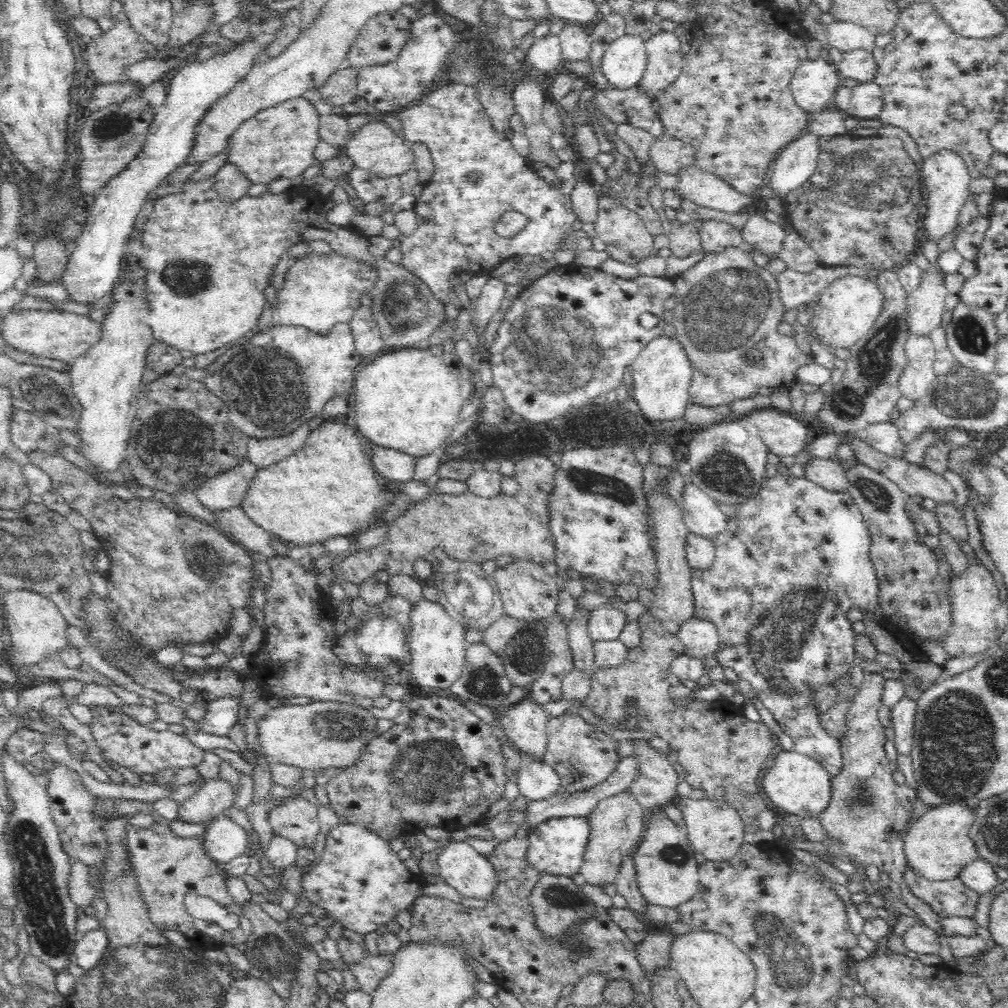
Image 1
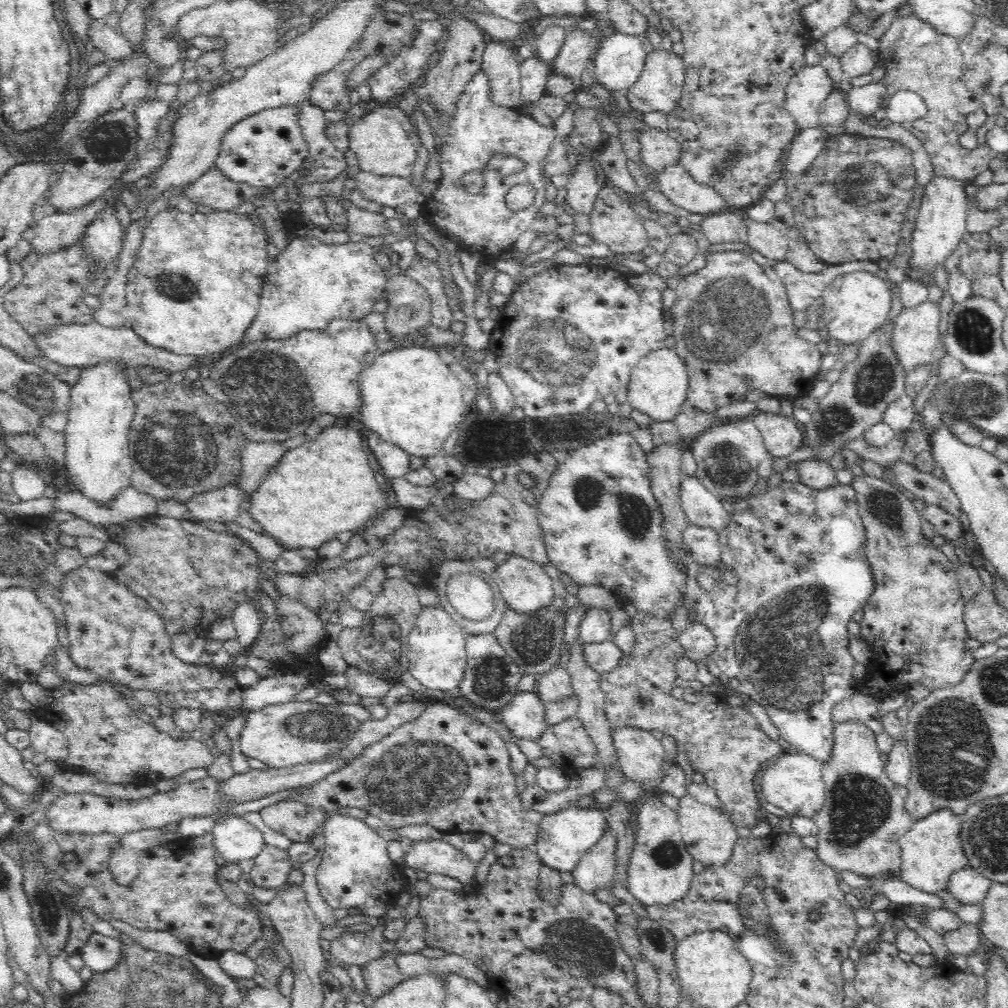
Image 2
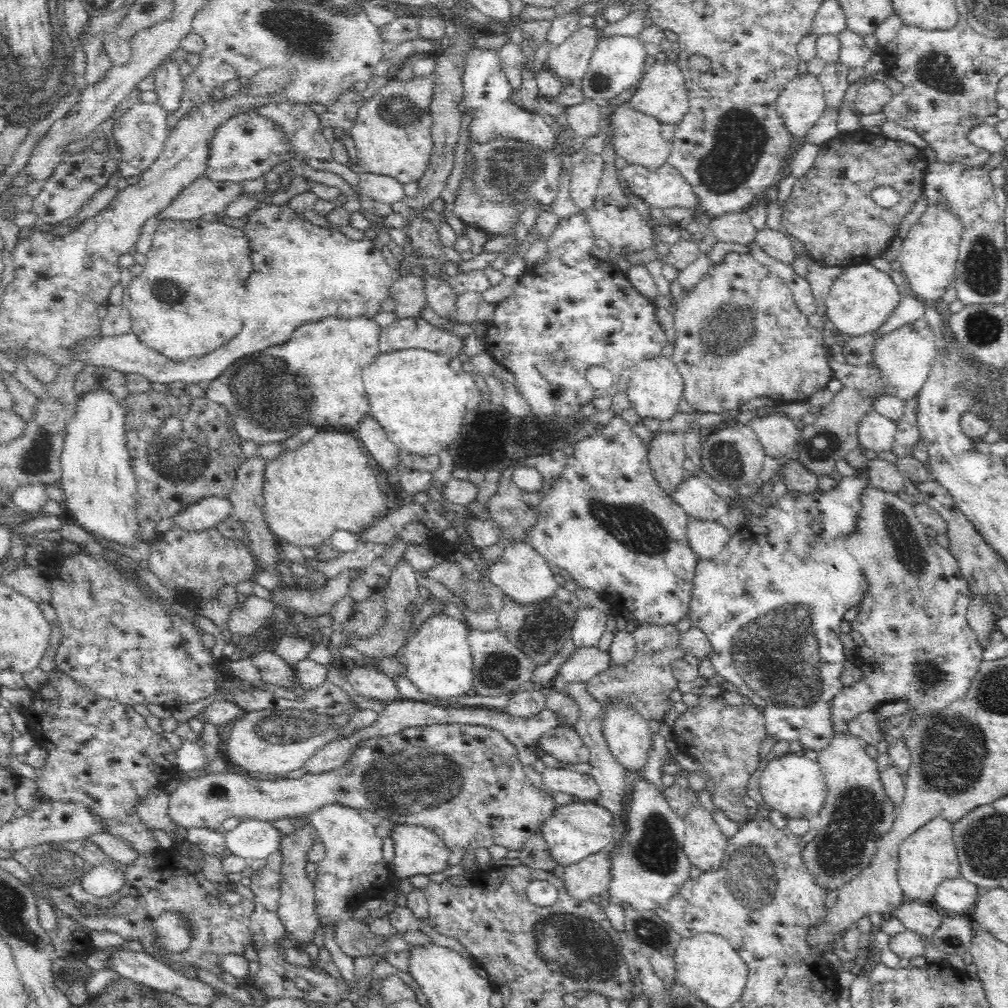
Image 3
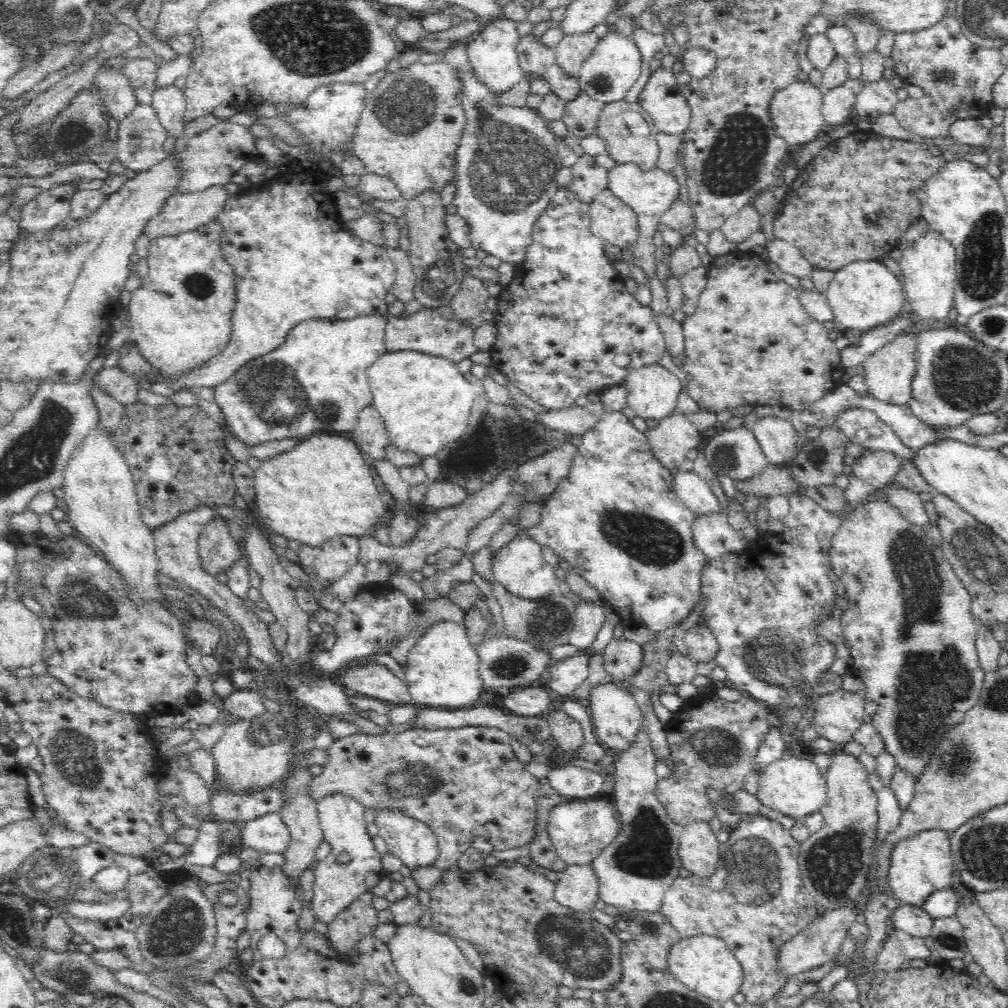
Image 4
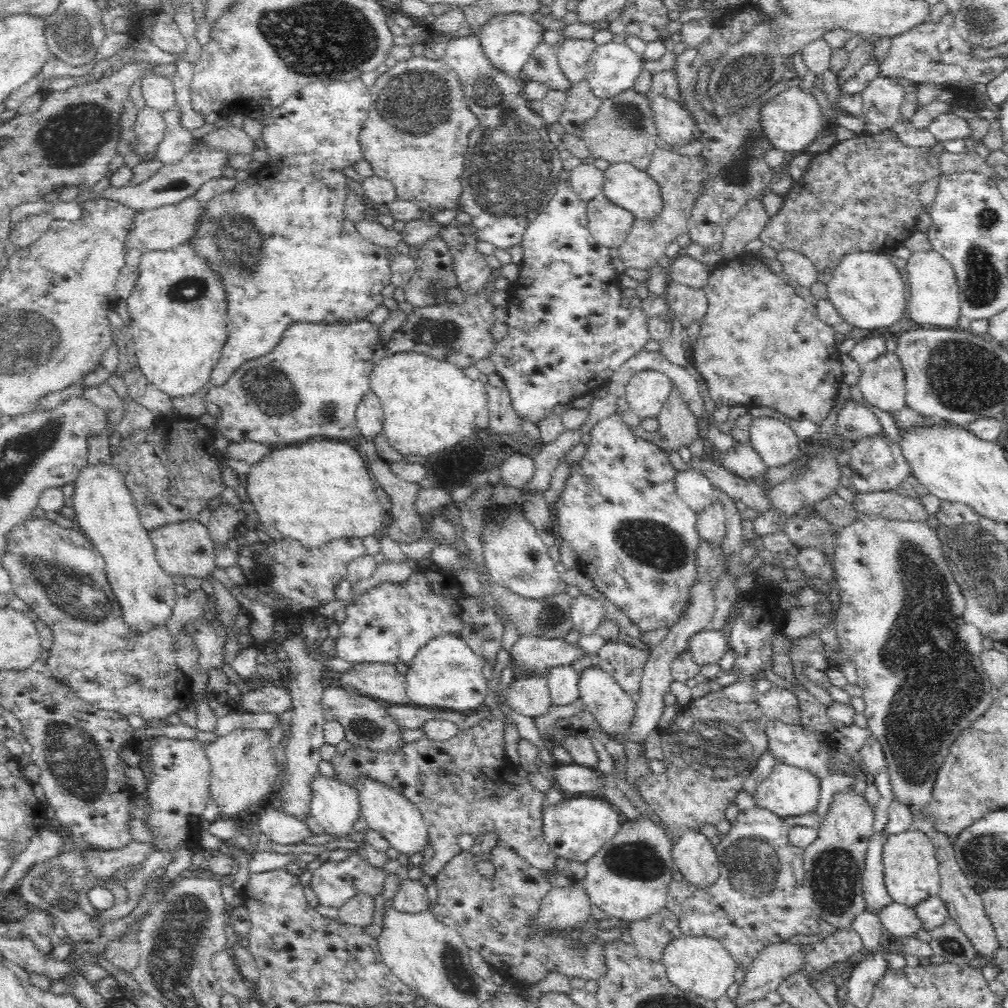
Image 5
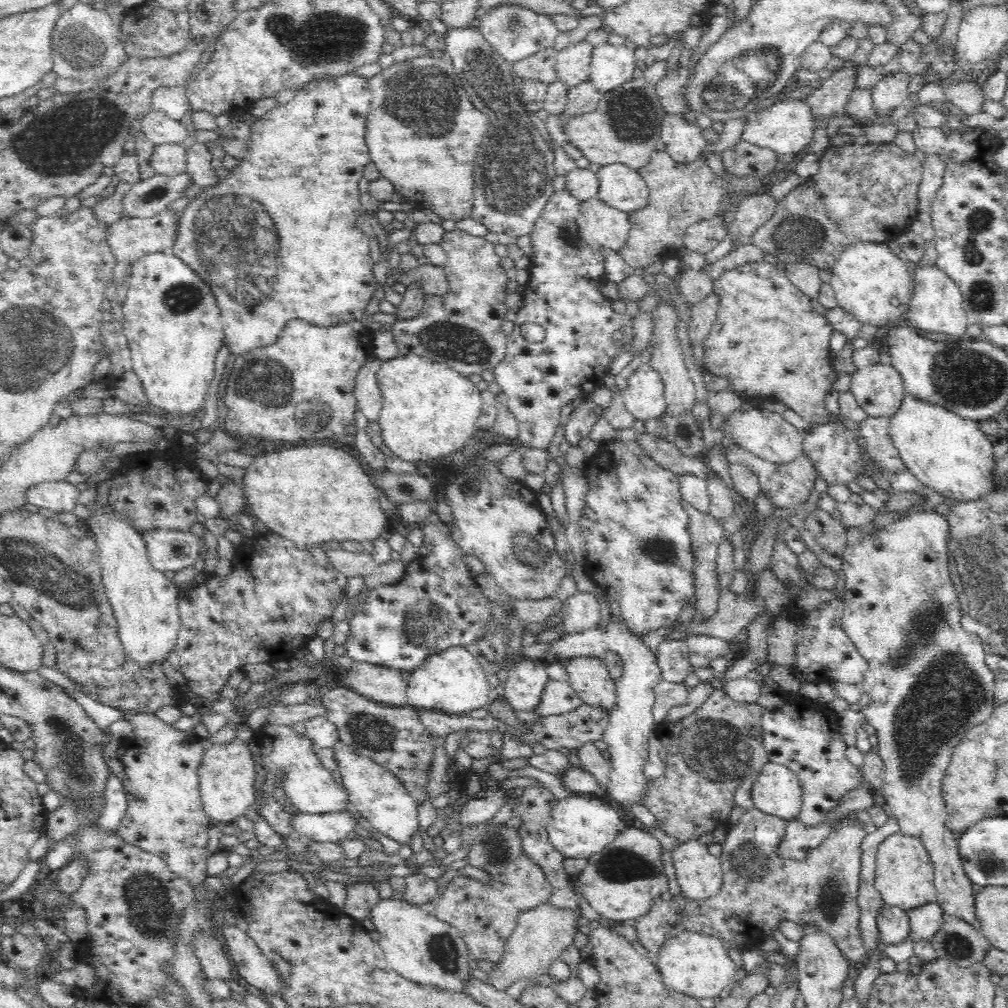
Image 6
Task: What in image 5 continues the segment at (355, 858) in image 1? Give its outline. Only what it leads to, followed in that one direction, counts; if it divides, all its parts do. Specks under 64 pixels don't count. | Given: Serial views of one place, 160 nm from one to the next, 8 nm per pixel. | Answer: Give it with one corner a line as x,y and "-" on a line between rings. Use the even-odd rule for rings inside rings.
321,773
316,774
312,785
314,785
315,795
311,805
313,825
318,830
330,834
330,836
336,836
336,838
348,838
350,834
355,833
354,824
362,816
361,801
356,788
342,784
332,776
322,775
-
354,850
348,854
348,858
344,858
344,861
334,862
323,859
323,863
320,868
312,871
313,878
310,886
319,900
319,905
328,906
328,908
340,908
350,898
360,893
373,896
382,893
385,877
388,876
382,869
374,868
368,858
364,858

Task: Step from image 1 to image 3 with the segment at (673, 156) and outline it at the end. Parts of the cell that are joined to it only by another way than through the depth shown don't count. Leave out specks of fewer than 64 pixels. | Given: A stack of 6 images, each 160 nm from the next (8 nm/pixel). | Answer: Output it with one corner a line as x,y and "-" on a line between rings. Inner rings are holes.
628,103
613,110
613,113
612,141
614,141
617,156
624,158
630,165
645,166
651,171
658,170
667,163
672,145
662,136
661,123
655,117
634,110

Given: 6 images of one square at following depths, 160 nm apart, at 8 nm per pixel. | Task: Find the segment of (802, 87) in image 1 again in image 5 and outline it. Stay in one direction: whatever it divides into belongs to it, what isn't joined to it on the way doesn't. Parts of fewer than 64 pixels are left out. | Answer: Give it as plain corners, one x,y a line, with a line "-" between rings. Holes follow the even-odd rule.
799,85
785,88
777,96
768,99
761,110
761,122
766,135
774,143
774,148
784,152
805,152
828,121
827,113
820,108
814,96

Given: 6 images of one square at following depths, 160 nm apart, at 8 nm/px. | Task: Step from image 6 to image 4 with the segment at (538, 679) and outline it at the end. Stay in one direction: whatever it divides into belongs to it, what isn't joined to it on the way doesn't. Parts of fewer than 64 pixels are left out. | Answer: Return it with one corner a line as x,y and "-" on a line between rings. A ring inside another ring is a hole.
539,683
515,688
504,699
508,712
524,716
546,714
550,702
550,694

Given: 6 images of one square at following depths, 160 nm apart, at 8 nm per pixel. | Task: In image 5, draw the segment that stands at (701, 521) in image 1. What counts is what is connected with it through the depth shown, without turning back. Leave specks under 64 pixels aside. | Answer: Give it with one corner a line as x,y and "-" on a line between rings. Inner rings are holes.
692,468
677,472
675,489
678,496
696,513
713,503
715,487
702,472

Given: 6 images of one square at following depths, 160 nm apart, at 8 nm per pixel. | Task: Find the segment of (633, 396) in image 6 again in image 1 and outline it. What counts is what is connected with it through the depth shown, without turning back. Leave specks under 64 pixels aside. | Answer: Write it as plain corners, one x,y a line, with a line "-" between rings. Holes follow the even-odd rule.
658,336
640,350
630,367
634,378
634,397
643,416
650,420
674,420
683,417
690,403
689,391
693,378
692,364
677,338

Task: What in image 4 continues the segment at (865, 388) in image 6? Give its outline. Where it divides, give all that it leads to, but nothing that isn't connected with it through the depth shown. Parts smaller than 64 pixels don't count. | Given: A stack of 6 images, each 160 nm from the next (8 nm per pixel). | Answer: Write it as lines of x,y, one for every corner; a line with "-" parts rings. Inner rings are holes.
910,332
898,336
893,342
882,346
878,352
871,355
863,367
866,371
865,380
874,399
882,403
906,405
911,400
914,380
917,378
919,366
919,333

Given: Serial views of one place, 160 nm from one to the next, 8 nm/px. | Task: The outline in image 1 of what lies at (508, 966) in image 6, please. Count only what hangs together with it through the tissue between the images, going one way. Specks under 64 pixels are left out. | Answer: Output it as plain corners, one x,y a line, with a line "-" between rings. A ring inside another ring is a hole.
628,787
619,794
614,794
598,802
585,818
590,826
590,838
588,840
584,863
580,870
580,875
588,884
612,884
618,878
622,864
627,857
634,855
634,850
641,844
647,828
647,822
644,821
649,815
645,809
640,806
637,796

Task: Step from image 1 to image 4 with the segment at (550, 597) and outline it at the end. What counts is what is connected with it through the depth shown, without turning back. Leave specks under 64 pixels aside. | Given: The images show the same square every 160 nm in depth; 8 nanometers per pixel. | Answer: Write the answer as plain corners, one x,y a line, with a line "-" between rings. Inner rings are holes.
517,535
506,546
499,548
491,560
493,578
508,593
520,598
536,599
549,596
558,589
558,577
554,567
549,565
542,555
542,546
527,536

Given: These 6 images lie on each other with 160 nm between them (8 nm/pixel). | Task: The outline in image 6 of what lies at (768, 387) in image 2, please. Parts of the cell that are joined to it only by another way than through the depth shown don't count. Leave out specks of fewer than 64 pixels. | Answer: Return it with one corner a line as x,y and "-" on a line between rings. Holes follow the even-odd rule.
767,261
747,262
723,272
713,281
713,293
717,296
718,314
716,314
716,320
710,330
710,334
708,334
708,338
703,343
703,362
708,374
712,376
724,376
728,380
727,390
731,394
745,400
745,402
756,401
762,404
765,401
770,401
772,403
782,403
782,405
786,405
810,424
822,425
832,422
834,420
832,413
826,410
826,396
832,391
832,386
838,380
839,375
833,364
835,354
830,350
830,336
833,329
824,315
818,314
818,312
813,310
813,306
809,301
810,297
797,286
794,286
794,283
787,277
784,269
778,268
778,265

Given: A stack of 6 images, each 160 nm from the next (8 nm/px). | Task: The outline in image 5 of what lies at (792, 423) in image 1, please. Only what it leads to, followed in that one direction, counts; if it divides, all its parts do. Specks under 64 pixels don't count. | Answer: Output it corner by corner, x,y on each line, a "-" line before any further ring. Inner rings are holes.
754,417
749,436
754,449
768,467
781,467
792,463
802,446
791,427
772,417

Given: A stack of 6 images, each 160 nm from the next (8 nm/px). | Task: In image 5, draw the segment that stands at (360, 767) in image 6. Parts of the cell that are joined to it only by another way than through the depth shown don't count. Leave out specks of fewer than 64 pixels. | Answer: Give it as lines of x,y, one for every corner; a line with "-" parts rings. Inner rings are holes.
362,778
355,788
359,793
363,819
368,823
369,828
382,834
382,837
390,843
390,847
398,853
406,854
407,857
417,852
418,854
426,852
428,844
431,843
428,826
418,809
407,802
402,794
366,778

